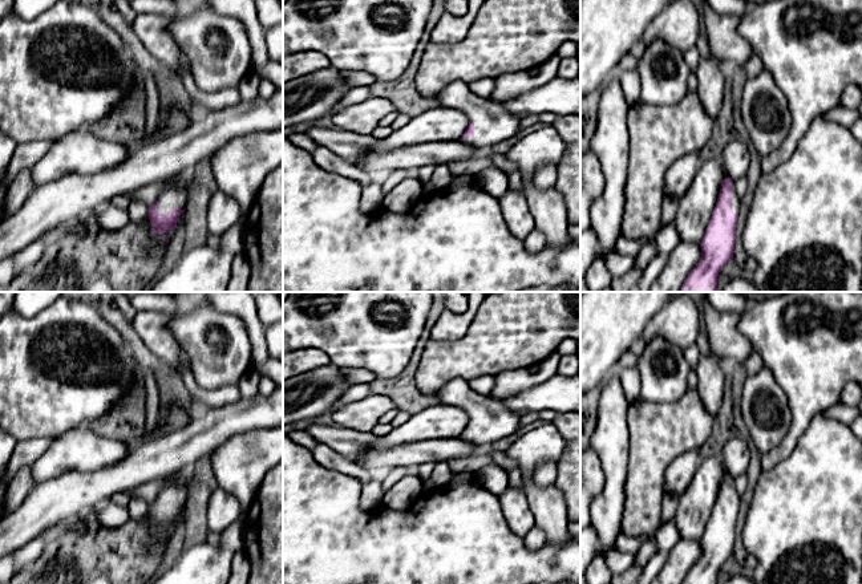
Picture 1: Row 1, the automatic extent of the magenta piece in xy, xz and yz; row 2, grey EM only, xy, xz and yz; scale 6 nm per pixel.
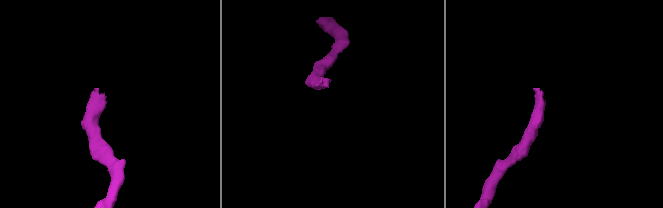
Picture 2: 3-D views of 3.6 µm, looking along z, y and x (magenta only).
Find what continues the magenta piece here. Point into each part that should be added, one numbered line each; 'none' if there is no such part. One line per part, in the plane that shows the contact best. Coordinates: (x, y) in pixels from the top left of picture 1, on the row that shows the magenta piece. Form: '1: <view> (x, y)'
1: xy (173, 197)

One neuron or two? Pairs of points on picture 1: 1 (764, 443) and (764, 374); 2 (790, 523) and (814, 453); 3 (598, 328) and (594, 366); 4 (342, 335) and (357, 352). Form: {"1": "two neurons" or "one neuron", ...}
{"1": "one neuron", "2": "one neuron", "3": "one neuron", "4": "one neuron"}

